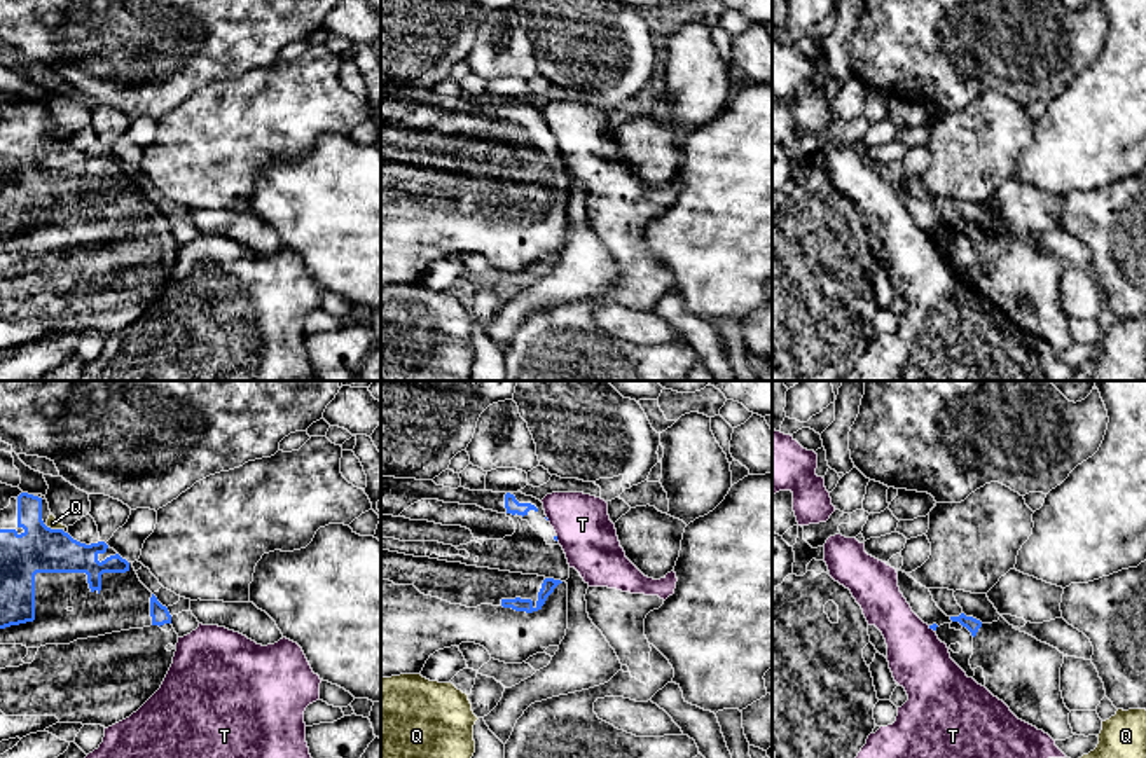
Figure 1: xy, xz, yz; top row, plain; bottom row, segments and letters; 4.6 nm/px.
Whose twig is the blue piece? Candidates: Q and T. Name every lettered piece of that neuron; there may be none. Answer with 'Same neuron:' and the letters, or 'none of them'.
Same neuron: none of them

